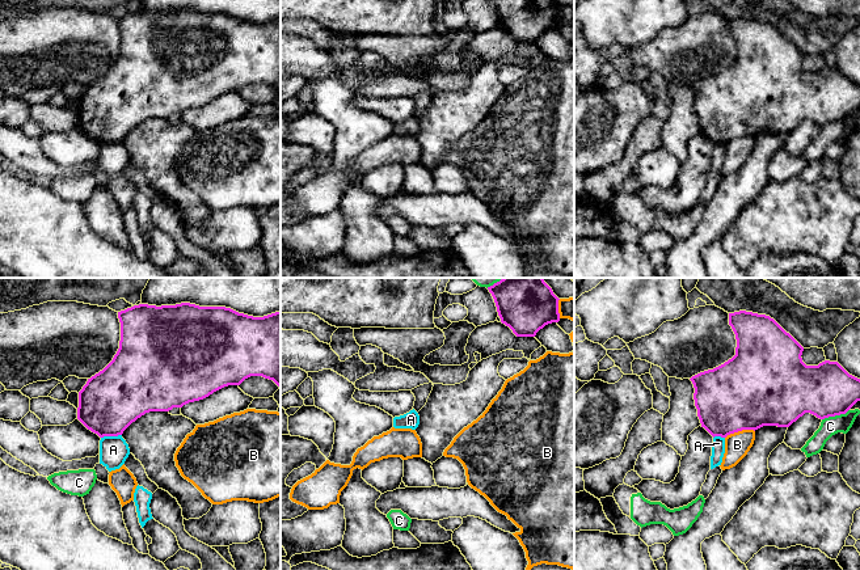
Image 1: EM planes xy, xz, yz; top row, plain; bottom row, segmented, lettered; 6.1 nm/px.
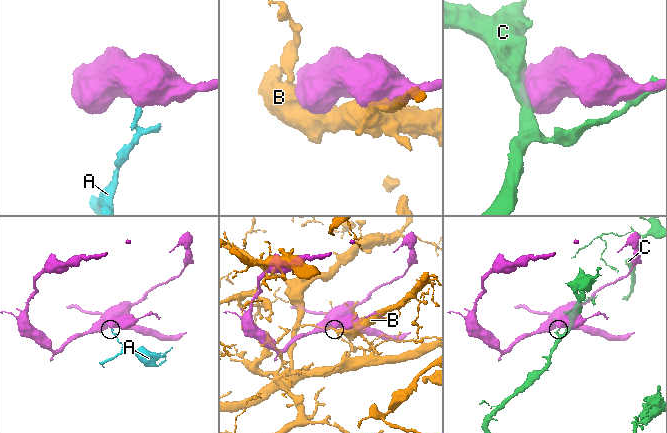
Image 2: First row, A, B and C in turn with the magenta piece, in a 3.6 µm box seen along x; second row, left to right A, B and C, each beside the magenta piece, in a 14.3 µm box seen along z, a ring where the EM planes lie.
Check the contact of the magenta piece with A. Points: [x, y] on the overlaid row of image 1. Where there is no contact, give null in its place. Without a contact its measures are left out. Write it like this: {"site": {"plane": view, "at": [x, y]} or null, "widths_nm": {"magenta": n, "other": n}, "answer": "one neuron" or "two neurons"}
{"site": {"plane": "xy", "at": [110, 435]}, "widths_nm": {"magenta": 380, "other": 180}, "answer": "two neurons"}

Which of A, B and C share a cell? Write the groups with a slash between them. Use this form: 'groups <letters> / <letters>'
groups A / B / C

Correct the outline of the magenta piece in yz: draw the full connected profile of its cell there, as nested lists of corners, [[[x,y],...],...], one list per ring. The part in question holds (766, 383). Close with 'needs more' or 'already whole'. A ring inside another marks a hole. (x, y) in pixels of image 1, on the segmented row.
[[[739,311],[729,313],[729,325],[737,339],[735,355],[690,379],[695,388],[694,400],[701,427],[713,438],[726,438],[742,430],[755,431],[763,426],[789,427],[805,413],[825,419],[846,414],[860,401],[860,379],[850,375],[838,362],[825,360],[818,366],[806,366],[801,358],[804,347],[770,316]]] | already whole

